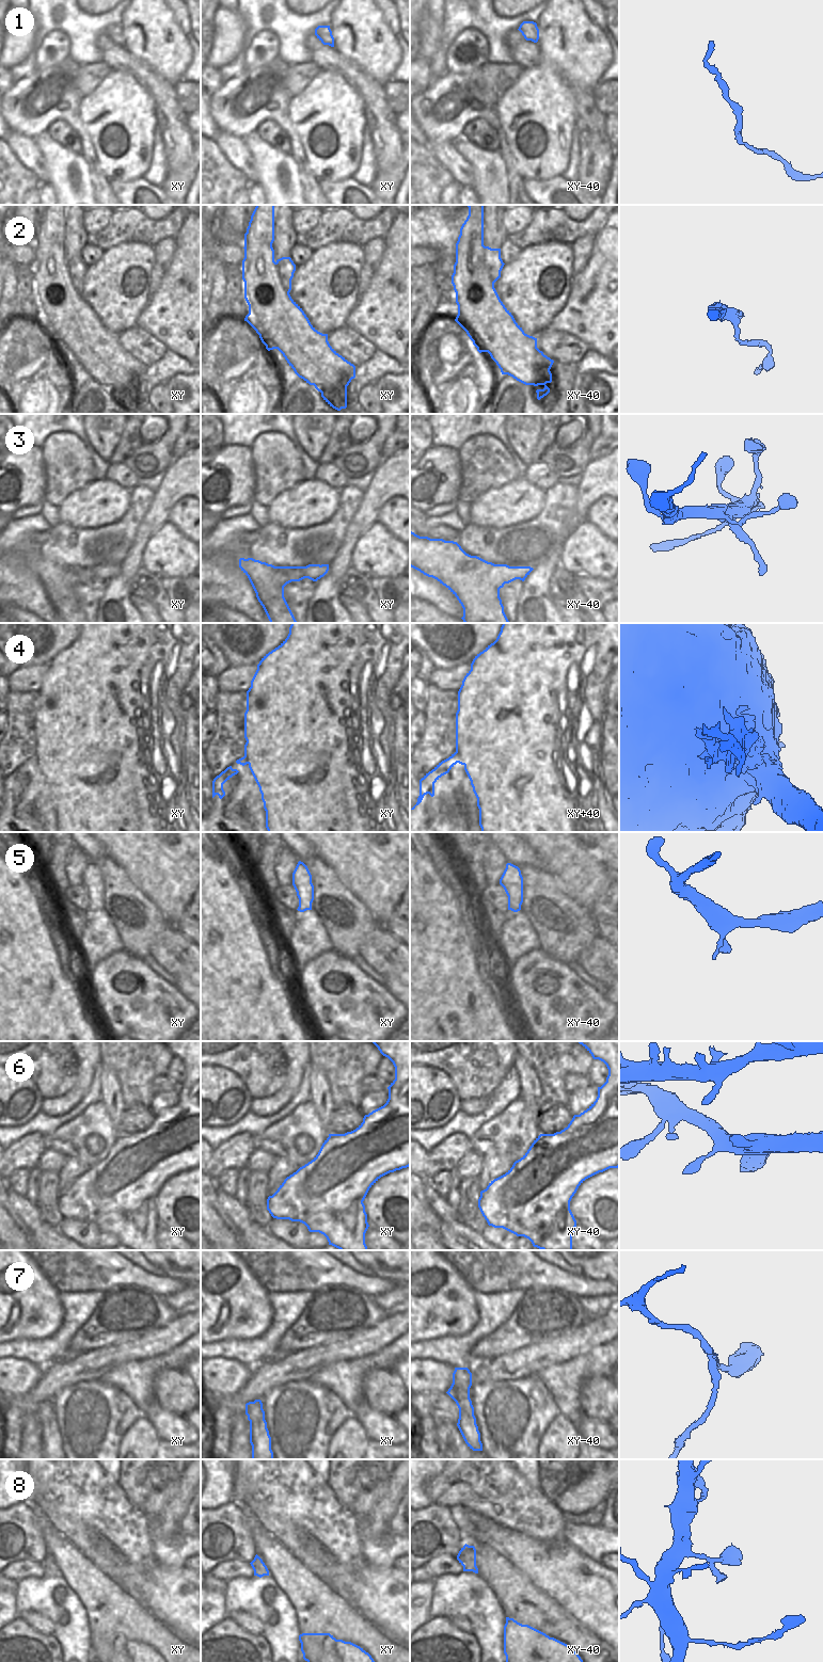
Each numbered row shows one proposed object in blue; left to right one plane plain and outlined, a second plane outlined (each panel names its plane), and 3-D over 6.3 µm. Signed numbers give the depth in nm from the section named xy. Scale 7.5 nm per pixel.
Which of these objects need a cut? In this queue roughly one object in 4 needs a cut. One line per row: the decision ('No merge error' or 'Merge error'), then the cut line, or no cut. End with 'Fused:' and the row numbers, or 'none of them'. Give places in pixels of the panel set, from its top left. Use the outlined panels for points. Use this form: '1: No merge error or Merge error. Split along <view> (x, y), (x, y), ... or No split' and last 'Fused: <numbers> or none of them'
1: No merge error. No split
2: Merge error. Split along xy-40 (485, 246), (485, 262), (489, 276), (494, 282)
3: Merge error. Split along xy (321, 564), (327, 572)
4: Merge error. Split along xy+40 (456, 751), (463, 764)
5: No merge error. No split
6: No merge error. No split
7: Merge error. Split along xy (253, 1402), (250, 1407), (250, 1423)
8: No merge error. No split
Fused: 2, 3, 4, 7.

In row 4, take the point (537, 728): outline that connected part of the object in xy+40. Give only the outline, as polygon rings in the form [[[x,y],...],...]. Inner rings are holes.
[[[503,623],[503,625],[502,625],[502,627],[501,627],[501,632],[500,632],[500,634],[498,634],[498,636],[497,636],[497,638],[496,638],[496,640],[495,640],[495,641],[494,641],[494,642],[493,642],[493,643],[491,643],[491,644],[490,644],[490,645],[488,645],[488,646],[487,646],[487,648],[486,648],[486,649],[485,649],[485,650],[484,650],[484,651],[482,651],[482,652],[480,652],[480,653],[479,653],[479,654],[477,654],[477,655],[476,655],[476,656],[475,656],[475,658],[474,658],[474,659],[473,659],[473,661],[472,661],[472,664],[471,664],[471,670],[470,670],[470,671],[469,671],[469,672],[468,672],[468,673],[466,673],[466,675],[465,675],[465,676],[464,676],[464,678],[463,678],[463,681],[462,681],[462,685],[461,685],[461,687],[460,687],[460,689],[459,689],[459,691],[458,691],[458,710],[457,710],[457,713],[456,713],[456,752],[457,752],[457,753],[458,753],[458,754],[459,754],[459,755],[460,755],[460,757],[461,757],[461,760],[462,760],[462,762],[463,762],[463,765],[464,765],[464,770],[465,770],[465,772],[466,772],[466,774],[468,774],[468,777],[469,777],[469,779],[470,779],[470,781],[471,781],[471,785],[472,785],[472,787],[473,787],[473,792],[474,792],[474,794],[475,794],[475,796],[476,796],[476,798],[477,798],[477,806],[478,806],[478,809],[479,809],[479,826],[480,826],[480,828],[481,828],[481,832],[619,832],[619,623]]]

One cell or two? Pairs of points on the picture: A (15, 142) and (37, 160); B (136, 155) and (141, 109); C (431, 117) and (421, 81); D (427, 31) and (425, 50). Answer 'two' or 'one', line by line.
A: one
B: one
C: two
D: one

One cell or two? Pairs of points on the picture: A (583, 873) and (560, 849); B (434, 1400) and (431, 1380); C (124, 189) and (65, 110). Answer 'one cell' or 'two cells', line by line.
A: one cell
B: two cells
C: two cells

